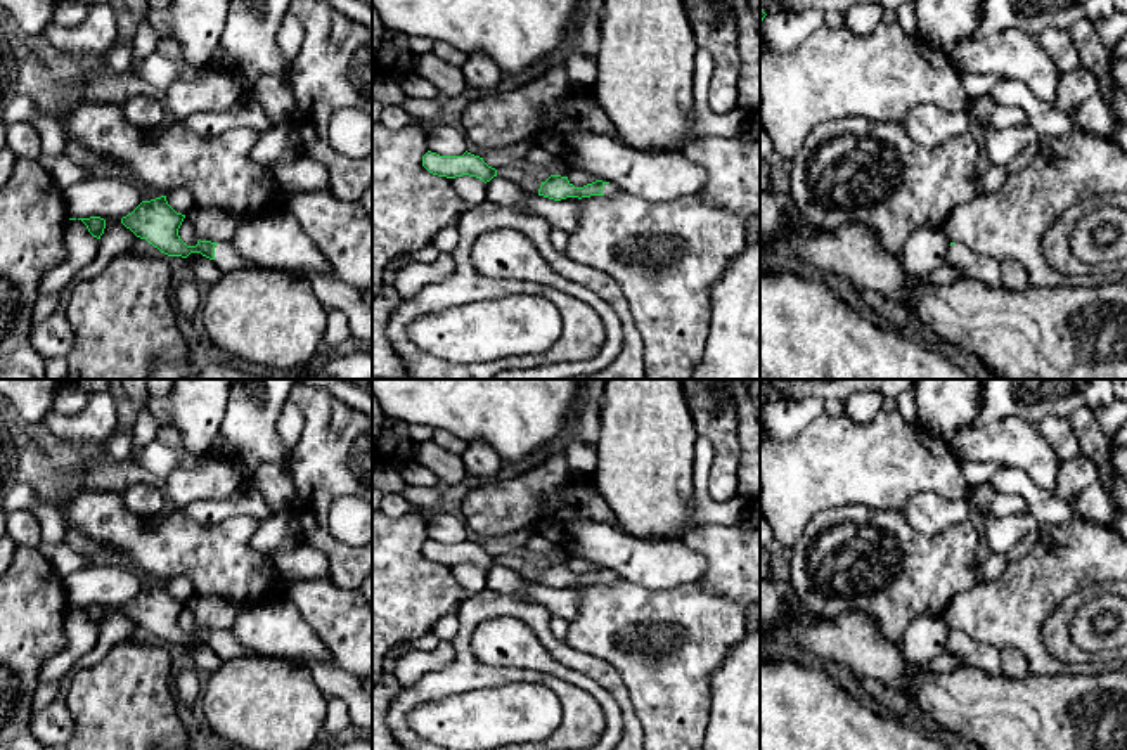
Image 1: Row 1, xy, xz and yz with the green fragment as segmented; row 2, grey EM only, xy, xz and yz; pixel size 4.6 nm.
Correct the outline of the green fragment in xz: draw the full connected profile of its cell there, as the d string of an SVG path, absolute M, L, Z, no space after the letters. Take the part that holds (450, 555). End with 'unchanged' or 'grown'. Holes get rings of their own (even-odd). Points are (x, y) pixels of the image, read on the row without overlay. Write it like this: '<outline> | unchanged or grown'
M428 539L422 544L422 554L438 565L455 566L462 563L476 565L485 572L497 565L497 558L488 554L483 546L474 544L471 540L464 540L462 544L440 544L436 540Z | unchanged

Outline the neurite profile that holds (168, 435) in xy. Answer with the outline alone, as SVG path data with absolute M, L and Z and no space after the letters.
M158 426L158 440L175 449L182 456L190 456L182 443L182 436L173 426Z

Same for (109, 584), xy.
M107 563L87 566L62 579L69 606L121 608L142 591L142 580L130 570Z

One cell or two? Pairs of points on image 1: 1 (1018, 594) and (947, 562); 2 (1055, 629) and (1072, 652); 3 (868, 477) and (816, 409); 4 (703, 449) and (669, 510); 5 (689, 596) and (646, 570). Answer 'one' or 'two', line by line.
1: two
2: one
3: two
4: two
5: two

